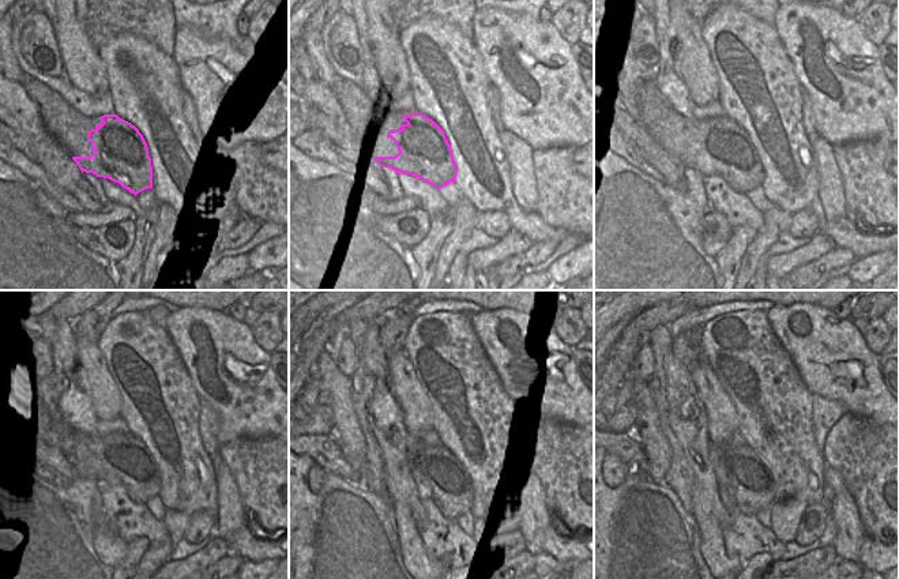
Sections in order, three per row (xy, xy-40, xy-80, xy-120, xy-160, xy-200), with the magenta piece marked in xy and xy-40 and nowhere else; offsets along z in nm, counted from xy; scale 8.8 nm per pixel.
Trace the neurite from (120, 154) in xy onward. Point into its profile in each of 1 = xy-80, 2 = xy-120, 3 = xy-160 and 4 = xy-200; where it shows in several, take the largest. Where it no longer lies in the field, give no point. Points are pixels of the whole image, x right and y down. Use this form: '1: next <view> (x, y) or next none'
1: next xy-80 (729, 151)
2: next xy-120 (123, 457)
3: next xy-160 (450, 485)
4: next xy-200 (752, 484)

